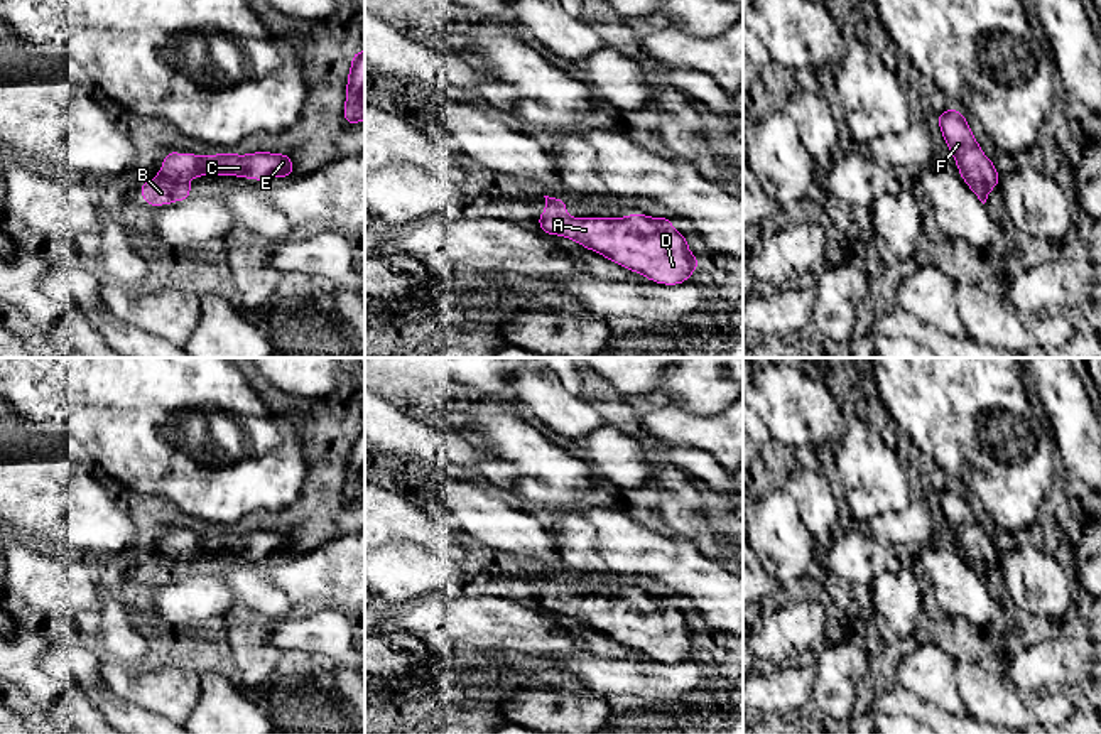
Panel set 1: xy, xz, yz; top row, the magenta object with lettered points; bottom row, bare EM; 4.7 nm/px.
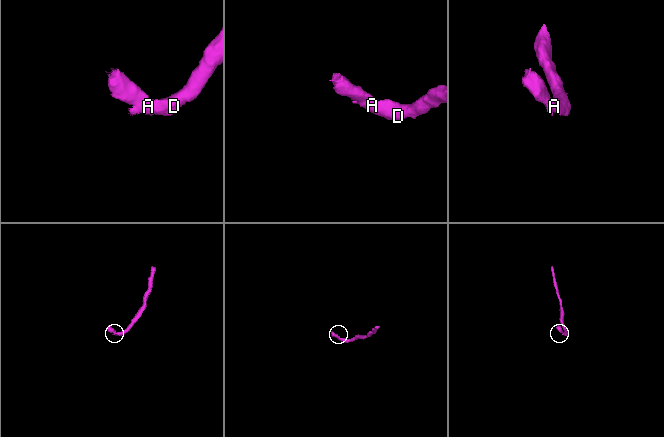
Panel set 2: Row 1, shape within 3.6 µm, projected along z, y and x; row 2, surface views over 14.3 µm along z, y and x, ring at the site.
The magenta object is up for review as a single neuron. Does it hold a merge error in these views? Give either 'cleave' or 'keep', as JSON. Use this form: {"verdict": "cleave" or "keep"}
{"verdict": "keep"}

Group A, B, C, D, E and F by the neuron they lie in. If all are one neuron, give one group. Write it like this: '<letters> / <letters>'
A B C D E F

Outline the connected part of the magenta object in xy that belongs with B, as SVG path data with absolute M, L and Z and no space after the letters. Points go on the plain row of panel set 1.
M169 528L160 543L160 550L154 553L152 560L142 560L138 567L144 579L154 586L187 577L193 567L186 559L191 555L238 553L263 559L272 553L285 557L294 550L292 537L285 532L253 530L248 533L193 533Z

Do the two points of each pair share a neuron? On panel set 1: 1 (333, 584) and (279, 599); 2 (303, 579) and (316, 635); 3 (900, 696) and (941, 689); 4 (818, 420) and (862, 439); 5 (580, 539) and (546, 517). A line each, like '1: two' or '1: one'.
1: two
2: two
3: two
4: two
5: one

